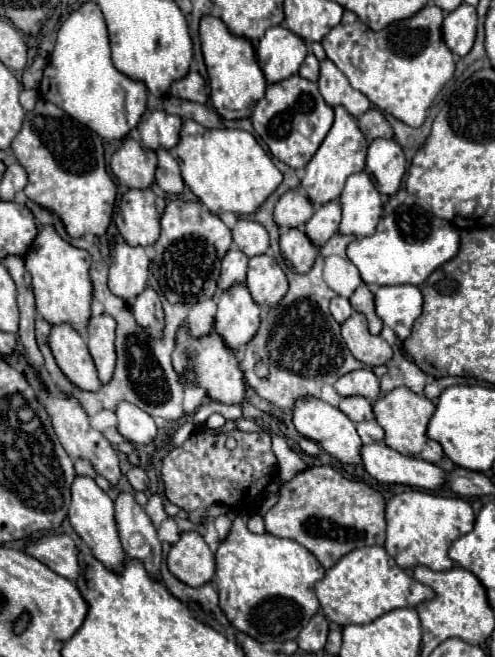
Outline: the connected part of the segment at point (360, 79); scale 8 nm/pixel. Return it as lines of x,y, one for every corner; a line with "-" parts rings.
427,4
417,14
405,20
397,20
395,24
389,24
387,30
373,32
369,26
365,26
357,14
351,10
343,12
343,18
339,26
335,26
329,34
323,36
321,46
327,52
327,58
335,62
335,66
349,78
349,84
363,92
379,110
385,110
393,114
397,120
405,122
407,126
421,126
427,114
427,108
439,94
439,90
453,78
455,72
455,58
453,52
447,48
441,36
441,22
443,22
443,10
435,4

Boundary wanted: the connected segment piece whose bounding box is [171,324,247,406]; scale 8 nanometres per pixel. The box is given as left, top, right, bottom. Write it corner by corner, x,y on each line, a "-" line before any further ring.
181,324
177,330
177,344
175,344
175,350
171,354
171,360
173,360
173,368
179,376
193,372
197,386
201,386
213,402
241,406
241,402
245,398
245,388
247,388
245,378
243,378
243,370
239,368
239,362
235,358
235,350
227,348
225,340
215,330
211,330
205,336
195,338
195,336
191,336
189,326

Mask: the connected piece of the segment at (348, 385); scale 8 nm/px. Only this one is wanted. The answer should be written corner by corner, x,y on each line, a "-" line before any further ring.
369,368
353,370
345,376
341,376
335,382
335,388
341,396
365,396
367,400
377,400
379,398
379,380

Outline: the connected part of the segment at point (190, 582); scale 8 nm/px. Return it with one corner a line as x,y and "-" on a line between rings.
183,532
179,542
171,546
169,556
167,556
167,566
175,578
179,578
187,586
203,586
211,582
215,576
215,554
209,550
205,540
197,532

